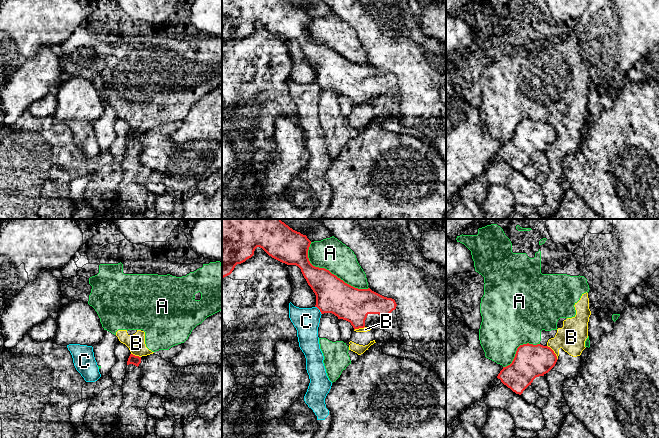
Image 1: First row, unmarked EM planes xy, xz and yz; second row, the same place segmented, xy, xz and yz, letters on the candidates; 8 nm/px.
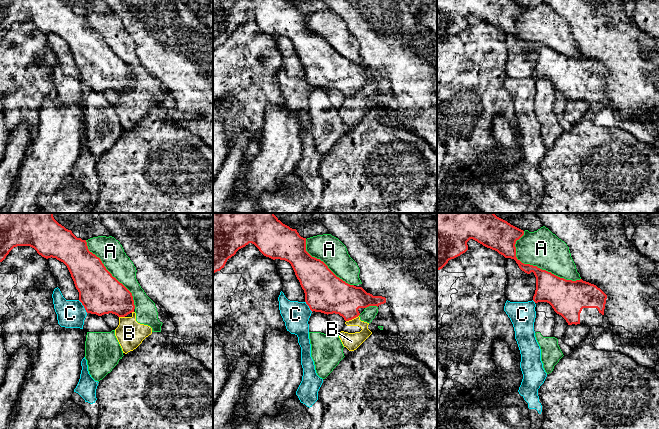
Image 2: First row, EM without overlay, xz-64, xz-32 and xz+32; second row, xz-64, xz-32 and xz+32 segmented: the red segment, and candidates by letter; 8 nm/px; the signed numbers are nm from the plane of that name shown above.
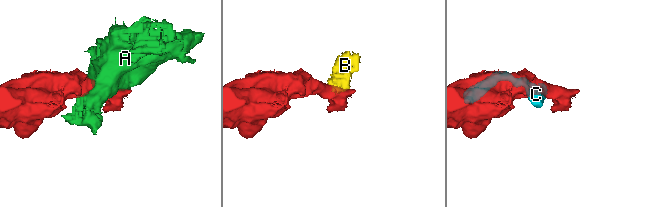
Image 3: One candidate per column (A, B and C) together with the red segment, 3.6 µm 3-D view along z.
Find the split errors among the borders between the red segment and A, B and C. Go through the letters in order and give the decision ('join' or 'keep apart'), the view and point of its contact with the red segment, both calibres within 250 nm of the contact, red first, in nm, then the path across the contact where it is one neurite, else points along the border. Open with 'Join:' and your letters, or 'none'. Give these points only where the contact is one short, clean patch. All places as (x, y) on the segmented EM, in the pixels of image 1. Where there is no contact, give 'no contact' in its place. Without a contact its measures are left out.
Join: none
A: keep apart | xz (328, 270) | 280/260 nm
B: keep apart | yz (553, 352) | 260/220 nm | along yz (547, 345), (557, 359)
C: keep apart | xz (319, 309) | 280/200 nm

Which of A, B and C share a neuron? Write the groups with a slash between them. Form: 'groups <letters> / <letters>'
groups A / B / C

